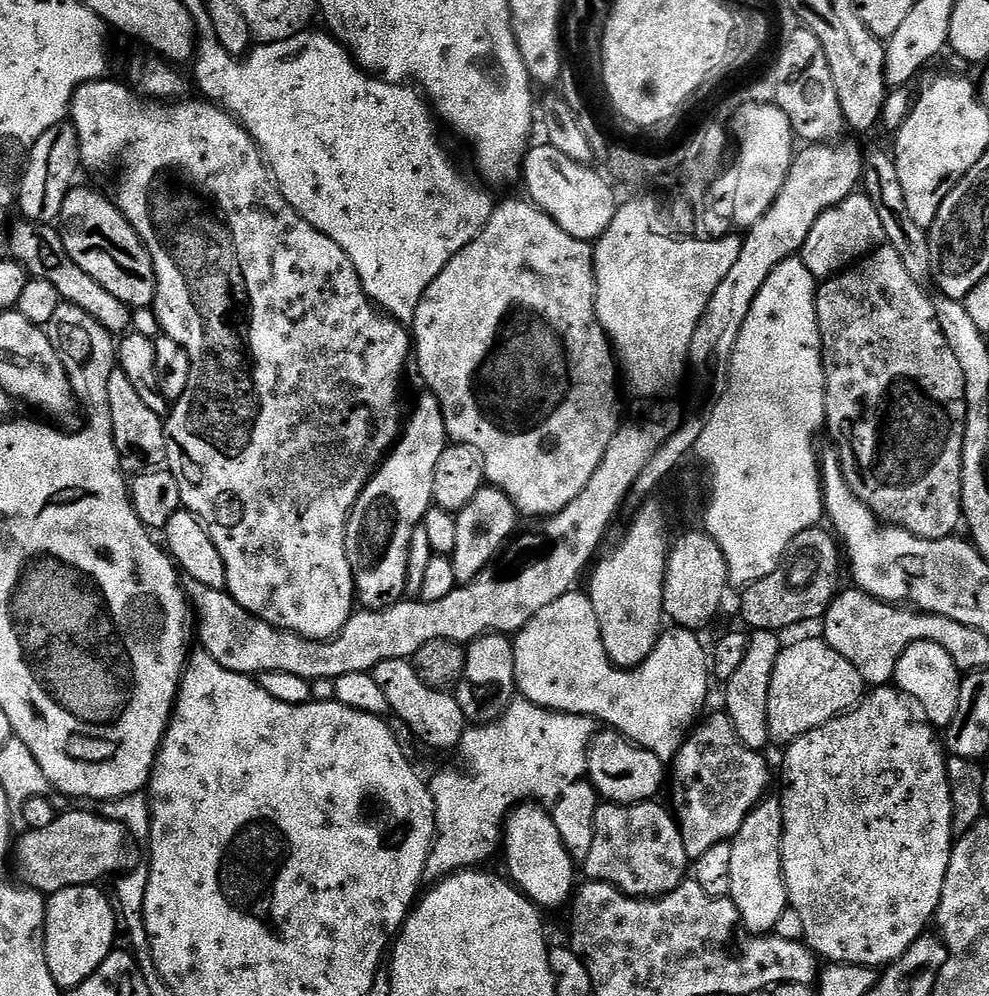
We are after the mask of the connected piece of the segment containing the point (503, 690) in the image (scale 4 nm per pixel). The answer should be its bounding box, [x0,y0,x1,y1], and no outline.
[454,632,517,725]

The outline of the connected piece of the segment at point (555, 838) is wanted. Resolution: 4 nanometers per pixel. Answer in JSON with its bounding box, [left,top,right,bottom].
[502,802,576,908]

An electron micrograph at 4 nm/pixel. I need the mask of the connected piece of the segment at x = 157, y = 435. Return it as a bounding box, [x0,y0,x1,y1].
[106,366,168,478]

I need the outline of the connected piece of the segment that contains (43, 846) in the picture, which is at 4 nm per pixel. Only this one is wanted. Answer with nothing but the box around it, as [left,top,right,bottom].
[14,812,134,894]

